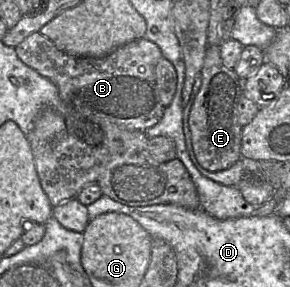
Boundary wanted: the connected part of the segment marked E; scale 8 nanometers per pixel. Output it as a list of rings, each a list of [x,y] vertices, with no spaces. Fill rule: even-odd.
[[[208,45],[201,71],[202,83],[189,116],[194,154],[204,169],[226,170],[242,158],[242,129],[238,102],[242,95],[241,78],[228,68],[222,58],[220,45]]]

